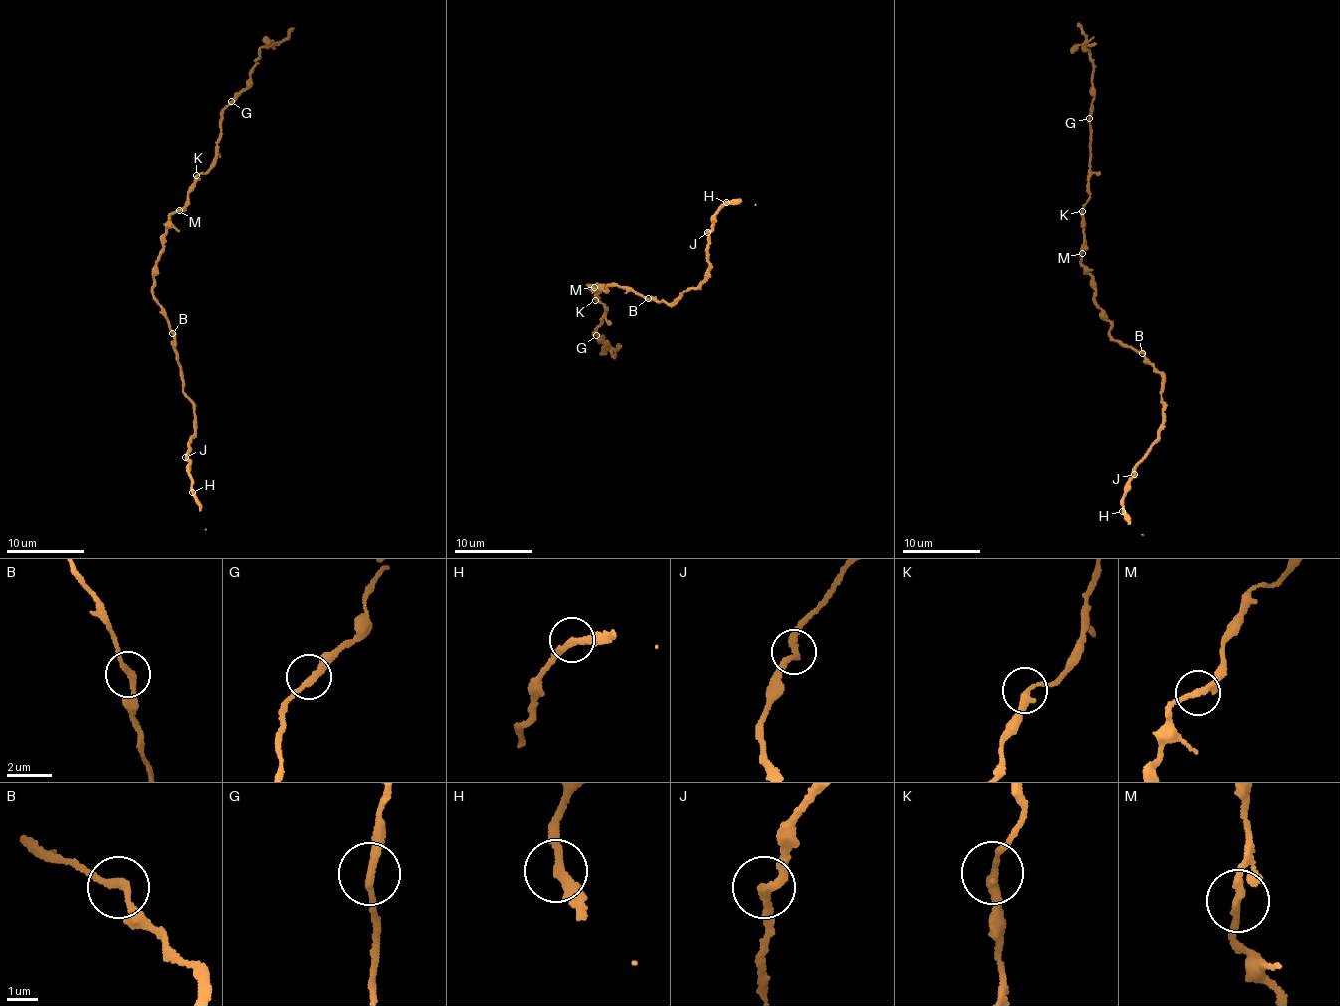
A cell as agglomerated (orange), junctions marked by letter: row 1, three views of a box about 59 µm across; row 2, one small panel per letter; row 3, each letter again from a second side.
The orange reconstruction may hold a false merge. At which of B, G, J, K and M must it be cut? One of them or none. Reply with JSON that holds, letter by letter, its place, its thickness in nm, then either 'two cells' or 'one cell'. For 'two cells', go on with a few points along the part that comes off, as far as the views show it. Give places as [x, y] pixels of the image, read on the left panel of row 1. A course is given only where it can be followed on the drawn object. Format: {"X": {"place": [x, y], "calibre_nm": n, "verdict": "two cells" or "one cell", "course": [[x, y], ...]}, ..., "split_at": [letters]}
{"B": {"place": [172, 333], "calibre_nm": 220, "verdict": "one cell"}, "G": {"place": [231, 101], "calibre_nm": 240, "verdict": "one cell"}, "J": {"place": [185, 457], "calibre_nm": 260, "verdict": "one cell"}, "K": {"place": [196, 175], "calibre_nm": 260, "verdict": "one cell"}, "M": {"place": [179, 210], "calibre_nm": 260, "verdict": "one cell"}, "split_at": []}

